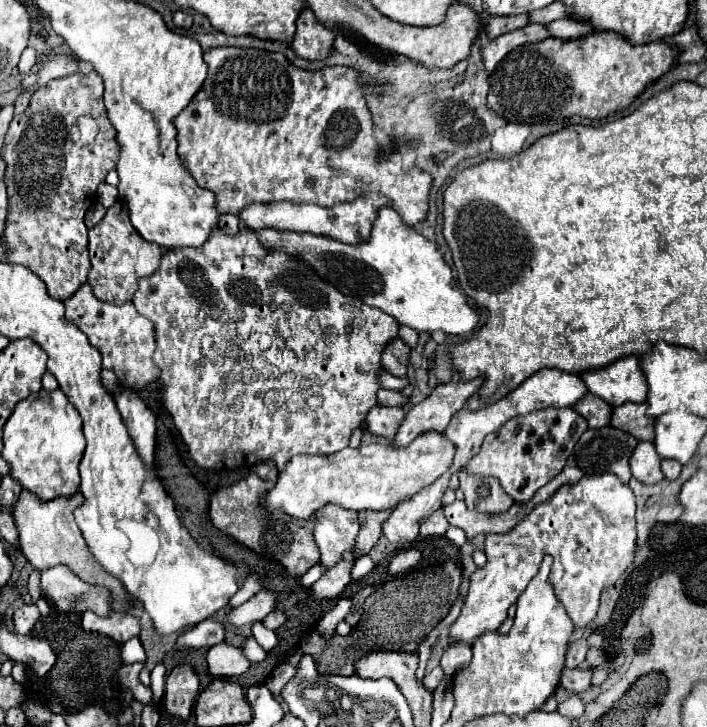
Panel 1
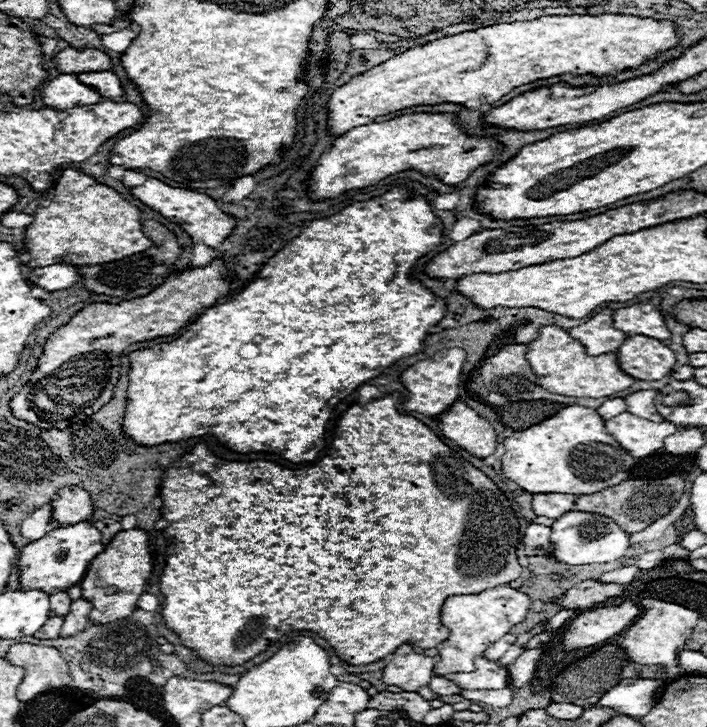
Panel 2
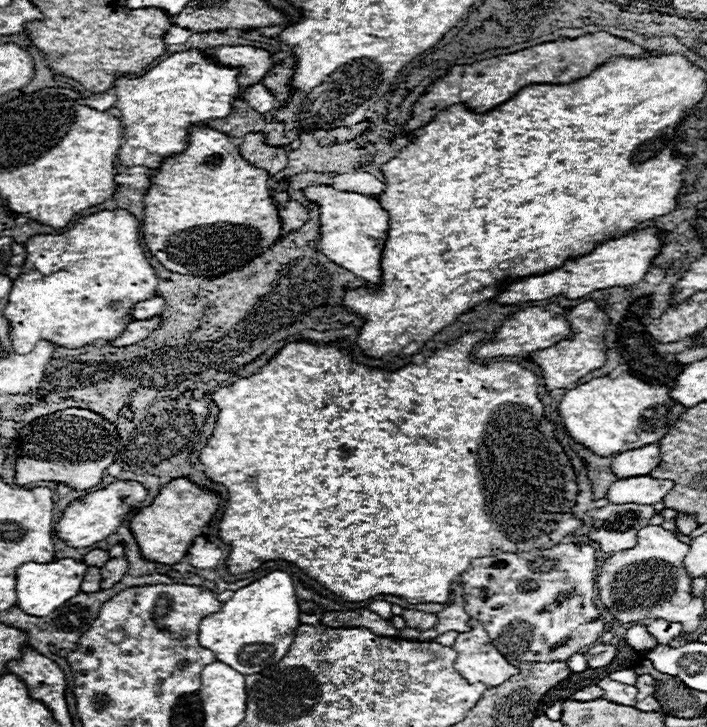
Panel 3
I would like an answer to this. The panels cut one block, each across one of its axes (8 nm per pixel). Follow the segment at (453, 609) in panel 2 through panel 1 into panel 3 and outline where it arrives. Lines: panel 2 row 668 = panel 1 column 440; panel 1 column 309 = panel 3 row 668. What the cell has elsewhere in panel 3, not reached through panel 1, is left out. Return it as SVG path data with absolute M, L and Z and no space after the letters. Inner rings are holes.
M470 620L470 626L472 630L458 634L452 646L458 652L454 668L460 676L464 676L470 684L482 682L486 686L498 686L516 676L520 670L496 650L482 624Z

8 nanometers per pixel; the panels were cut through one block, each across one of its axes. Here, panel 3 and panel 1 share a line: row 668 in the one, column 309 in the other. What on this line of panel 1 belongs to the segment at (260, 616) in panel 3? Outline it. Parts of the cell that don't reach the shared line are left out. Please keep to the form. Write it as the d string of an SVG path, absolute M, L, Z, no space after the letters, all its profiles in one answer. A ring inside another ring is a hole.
M386 206L374 220L372 238L366 244L338 244L326 236L302 236L296 232L272 232L270 228L256 232L268 248L286 248L290 254L308 262L324 280L330 280L338 290L360 298L364 304L390 314L396 322L418 332L446 332L452 336L470 334L478 322L478 310L466 300L458 282L452 286L452 268L446 264L436 242L418 234L404 224L400 214Z

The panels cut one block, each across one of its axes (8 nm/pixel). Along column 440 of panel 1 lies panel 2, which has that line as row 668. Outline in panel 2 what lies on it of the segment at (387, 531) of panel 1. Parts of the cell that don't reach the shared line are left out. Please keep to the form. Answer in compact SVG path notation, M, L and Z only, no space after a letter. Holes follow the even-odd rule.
M486 658L476 660L474 672L460 672L456 676L444 676L462 690L500 690L506 686L508 668L498 668Z

